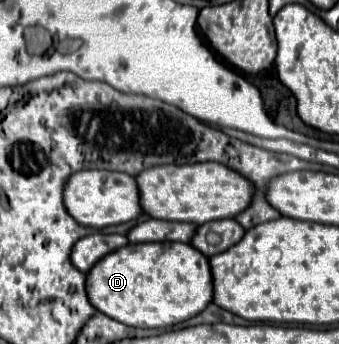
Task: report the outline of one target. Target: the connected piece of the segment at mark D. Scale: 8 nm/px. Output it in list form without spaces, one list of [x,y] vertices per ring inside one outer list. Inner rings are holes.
[[[148,242],[148,244],[128,244],[116,254],[108,254],[92,266],[86,274],[86,294],[90,304],[110,318],[136,328],[168,328],[184,322],[198,312],[202,312],[212,302],[212,274],[210,264],[204,254],[182,242]]]

